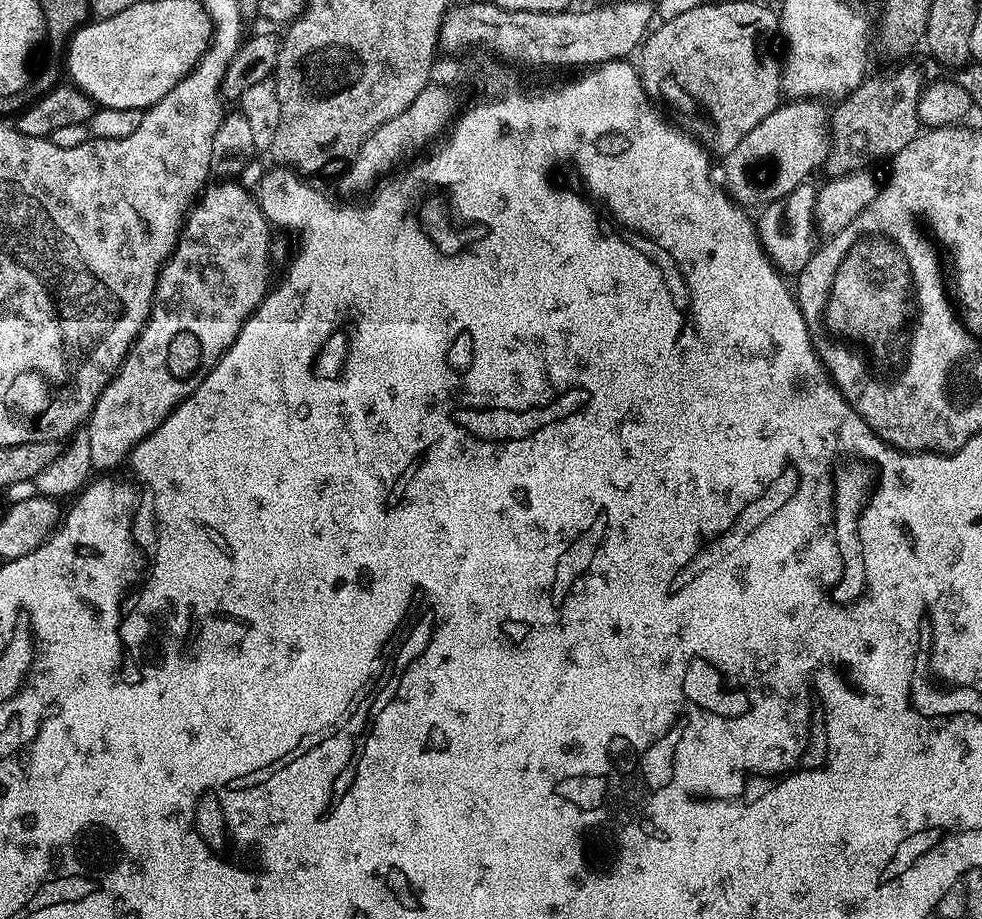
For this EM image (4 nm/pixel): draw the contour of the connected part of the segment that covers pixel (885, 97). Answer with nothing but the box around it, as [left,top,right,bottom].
[826,59,929,178]

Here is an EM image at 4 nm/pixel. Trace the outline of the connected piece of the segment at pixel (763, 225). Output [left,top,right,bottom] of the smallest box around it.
[758,182,818,278]

